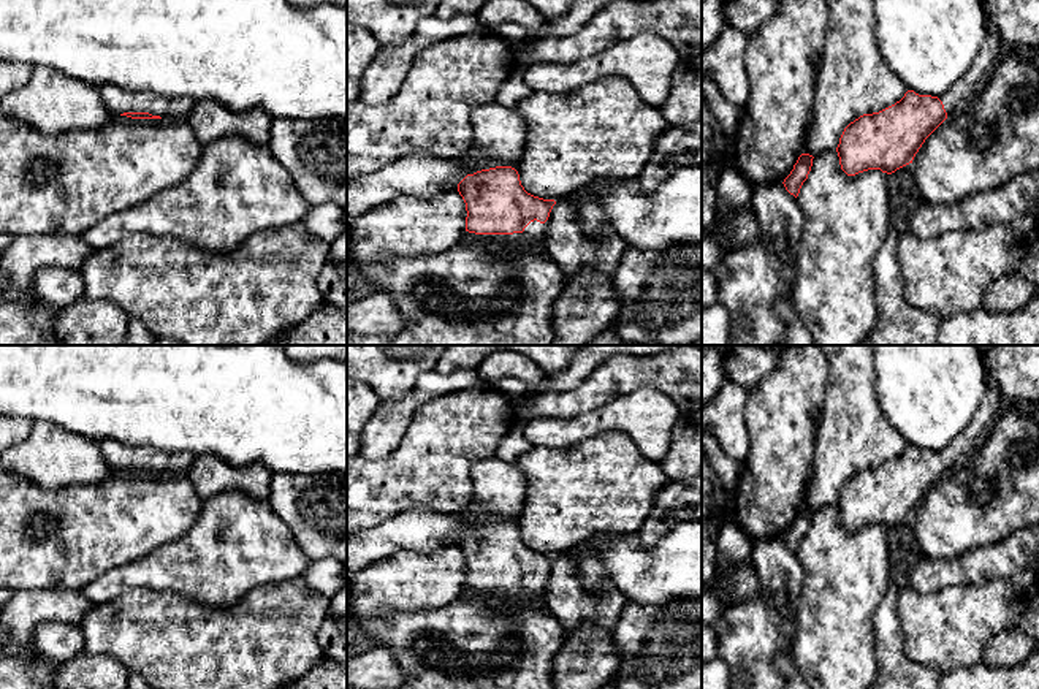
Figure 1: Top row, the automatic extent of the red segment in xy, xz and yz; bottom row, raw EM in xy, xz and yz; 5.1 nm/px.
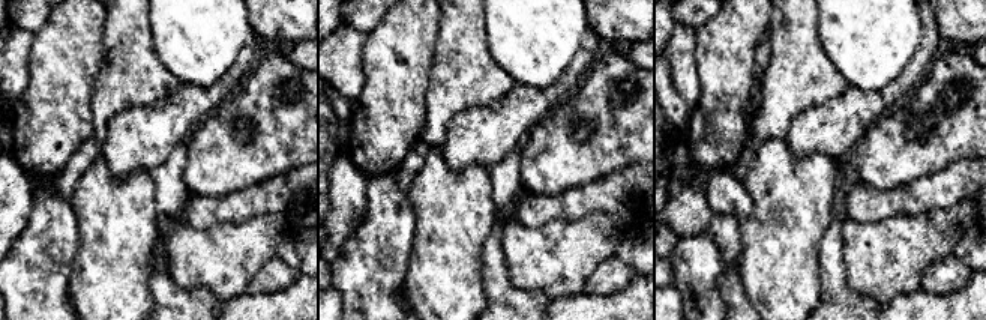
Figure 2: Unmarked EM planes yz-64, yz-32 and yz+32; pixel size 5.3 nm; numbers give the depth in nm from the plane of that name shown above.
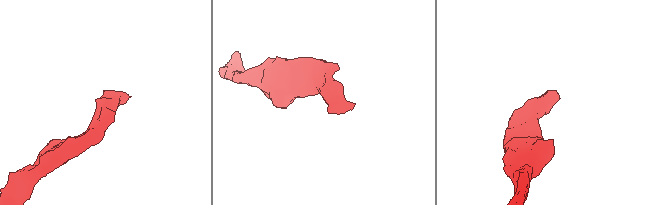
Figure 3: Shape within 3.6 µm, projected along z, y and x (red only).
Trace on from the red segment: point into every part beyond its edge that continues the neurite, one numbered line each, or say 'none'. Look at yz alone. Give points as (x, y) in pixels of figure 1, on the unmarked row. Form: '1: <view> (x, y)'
1: yz (982, 420)

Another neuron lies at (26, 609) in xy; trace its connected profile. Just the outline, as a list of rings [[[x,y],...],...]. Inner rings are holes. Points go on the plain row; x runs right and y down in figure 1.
[[[21,589],[0,607],[0,689],[55,689],[59,665],[48,660],[36,648],[35,626],[40,622],[62,622],[76,626],[95,603],[79,589]],[[10,643],[25,648],[24,654],[8,654]]]

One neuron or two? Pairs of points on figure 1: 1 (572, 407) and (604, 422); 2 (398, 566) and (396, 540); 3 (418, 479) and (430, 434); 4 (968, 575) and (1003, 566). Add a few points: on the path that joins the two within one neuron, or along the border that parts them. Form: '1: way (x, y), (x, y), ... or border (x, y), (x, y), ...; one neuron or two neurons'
1: border (616, 398), (607, 399), (574, 417), (545, 418); two neurons
2: border (434, 550), (430, 553), (396, 550), (363, 567); two neurons
3: way (425, 468), (425, 449), (428, 445); one neuron
4: way (976, 567), (995, 566); one neuron

